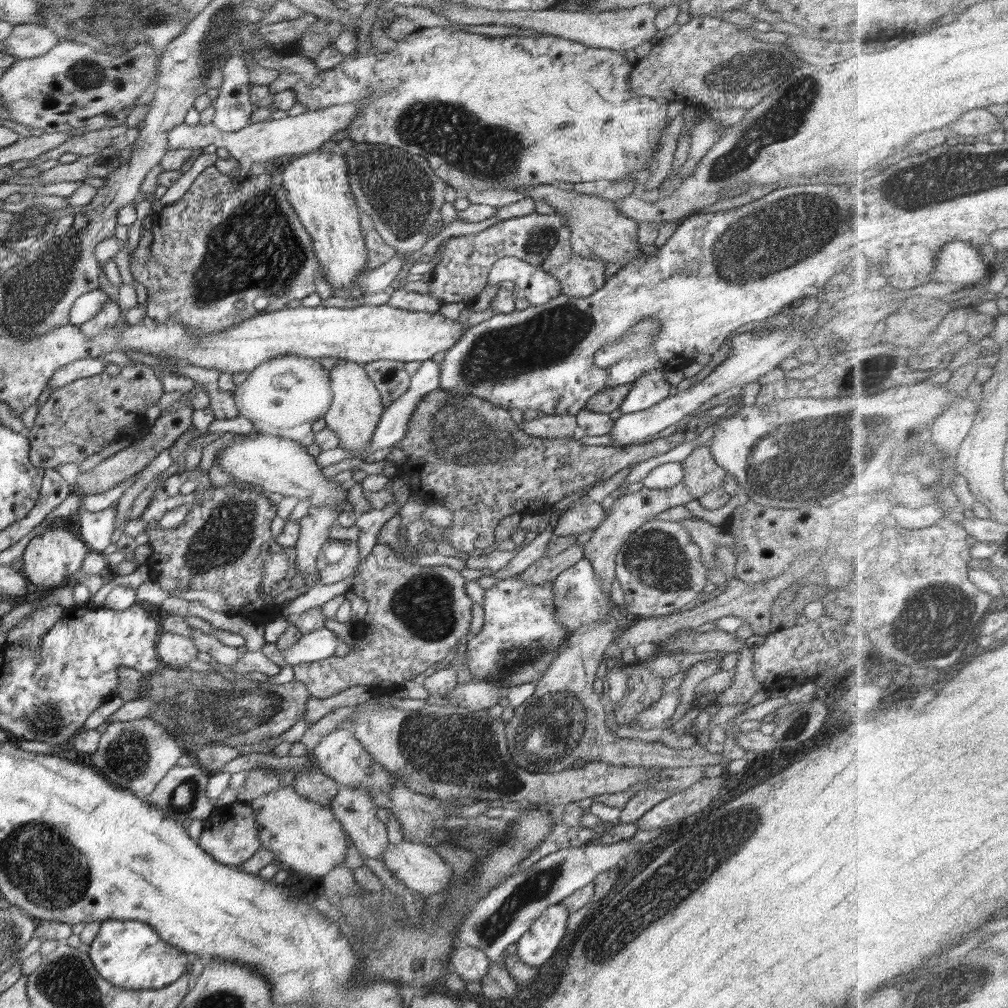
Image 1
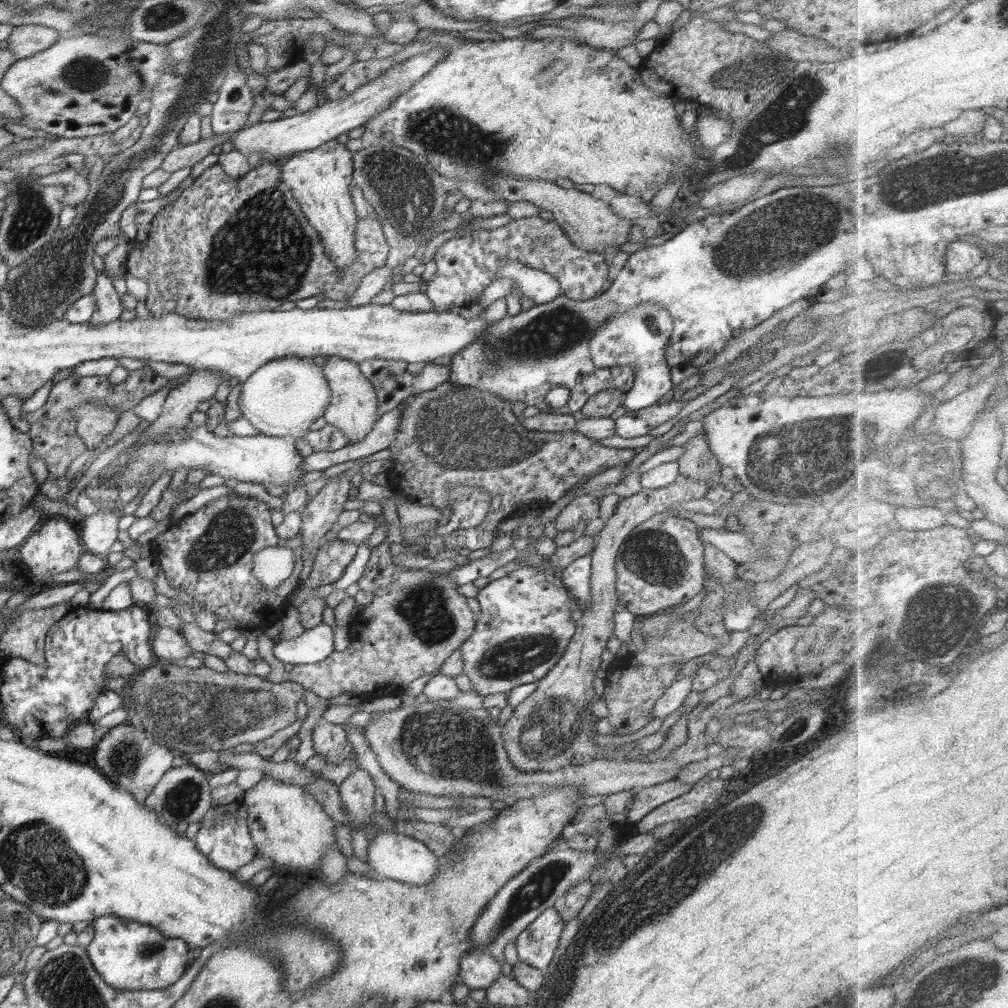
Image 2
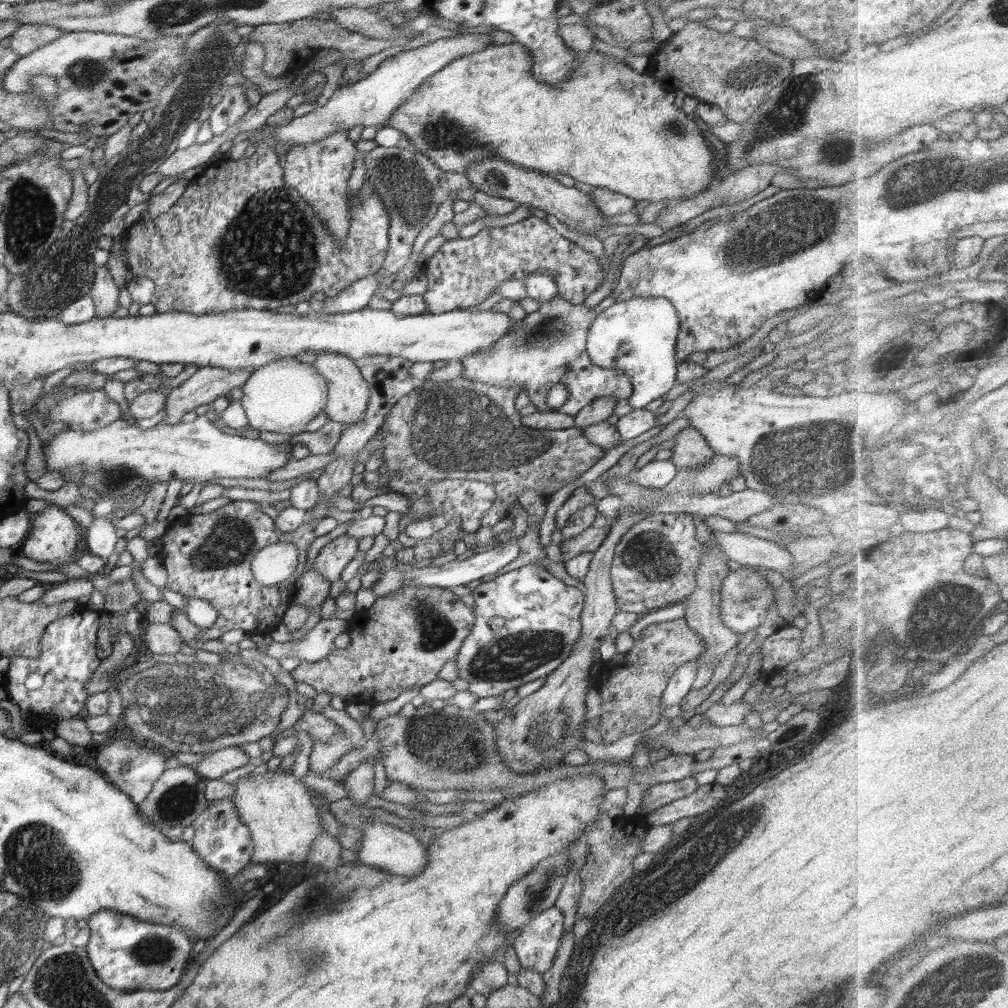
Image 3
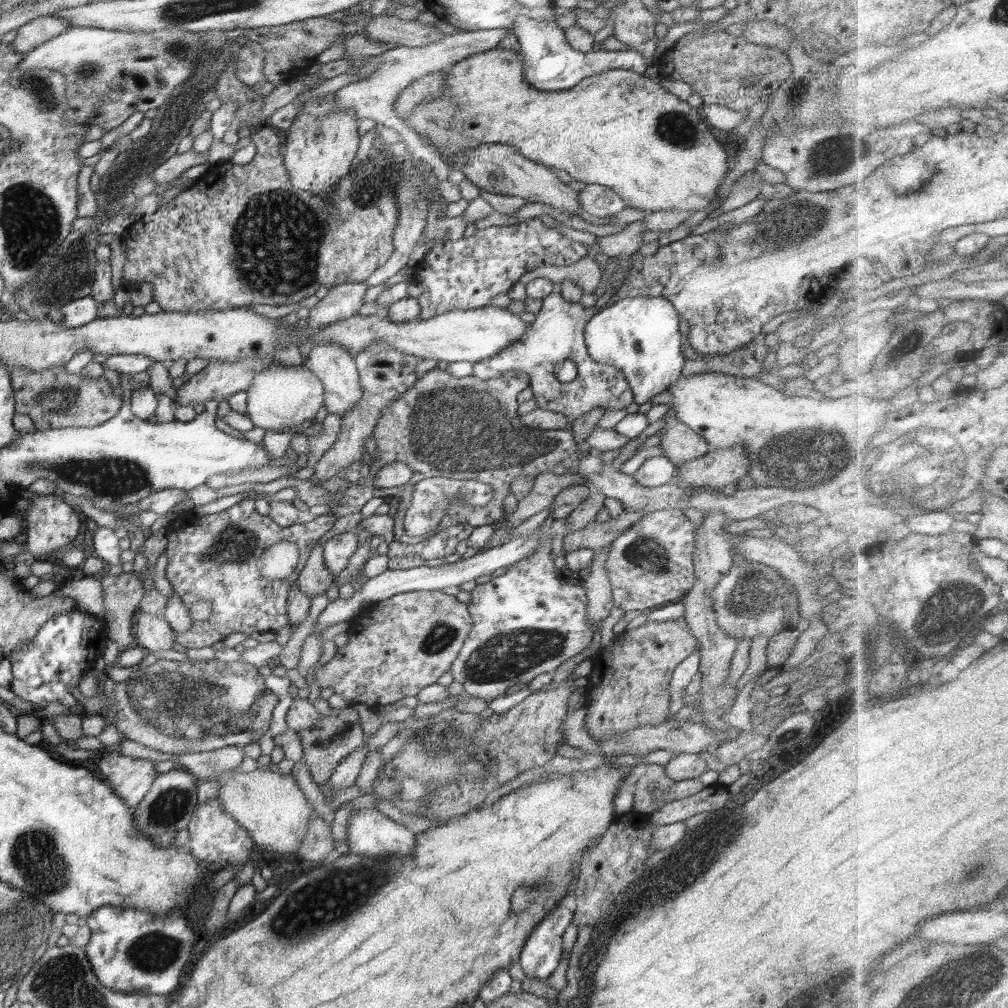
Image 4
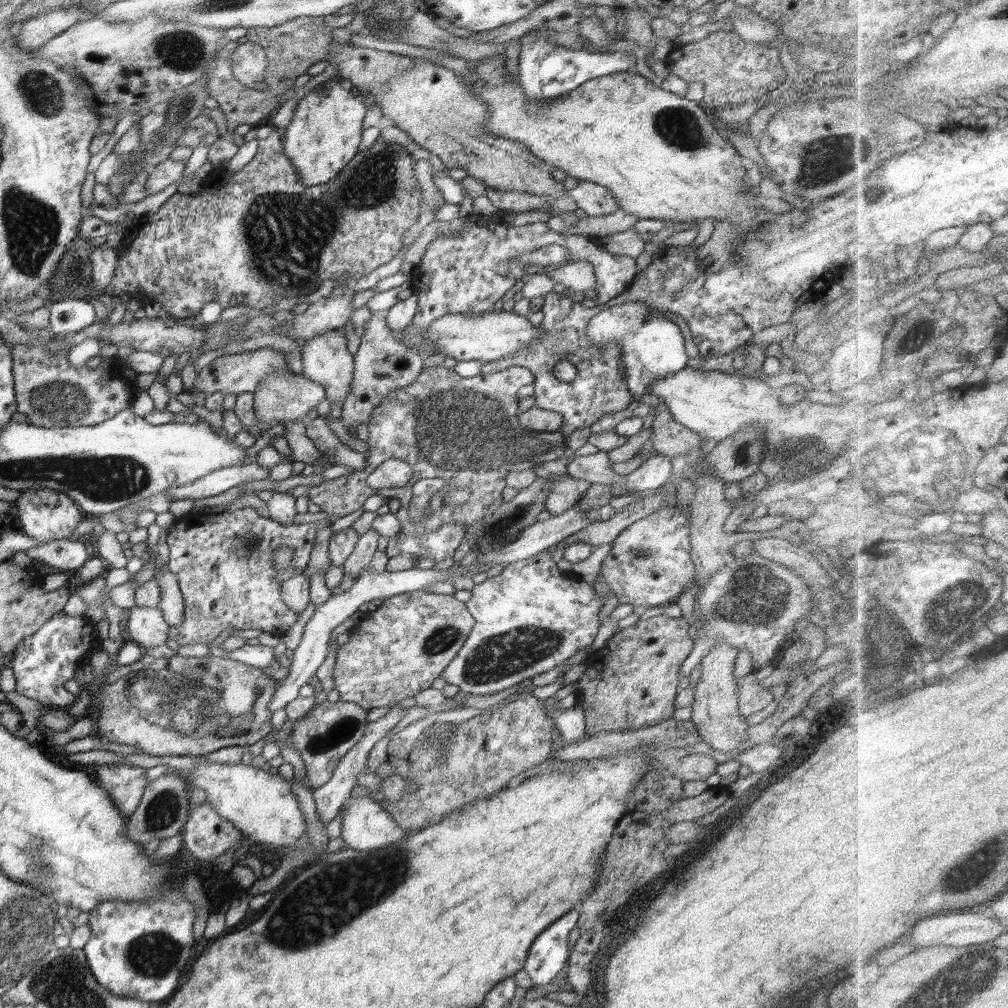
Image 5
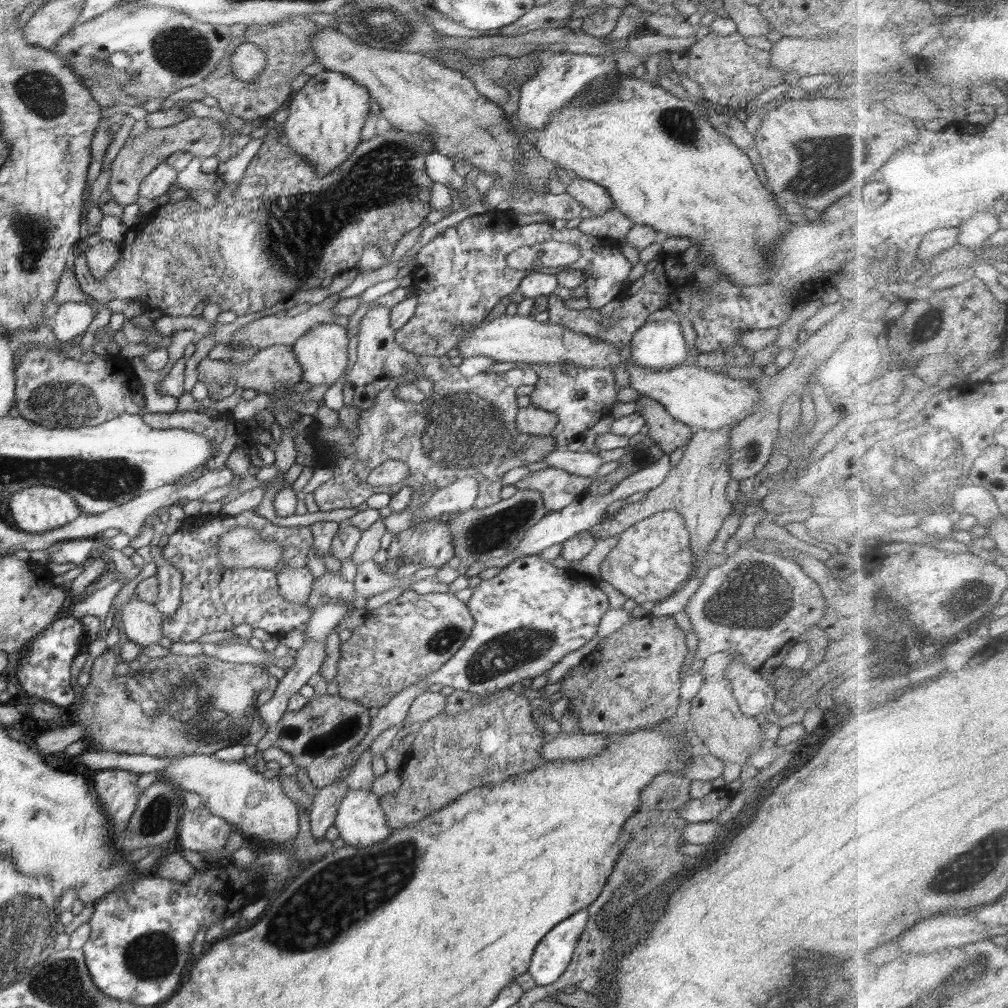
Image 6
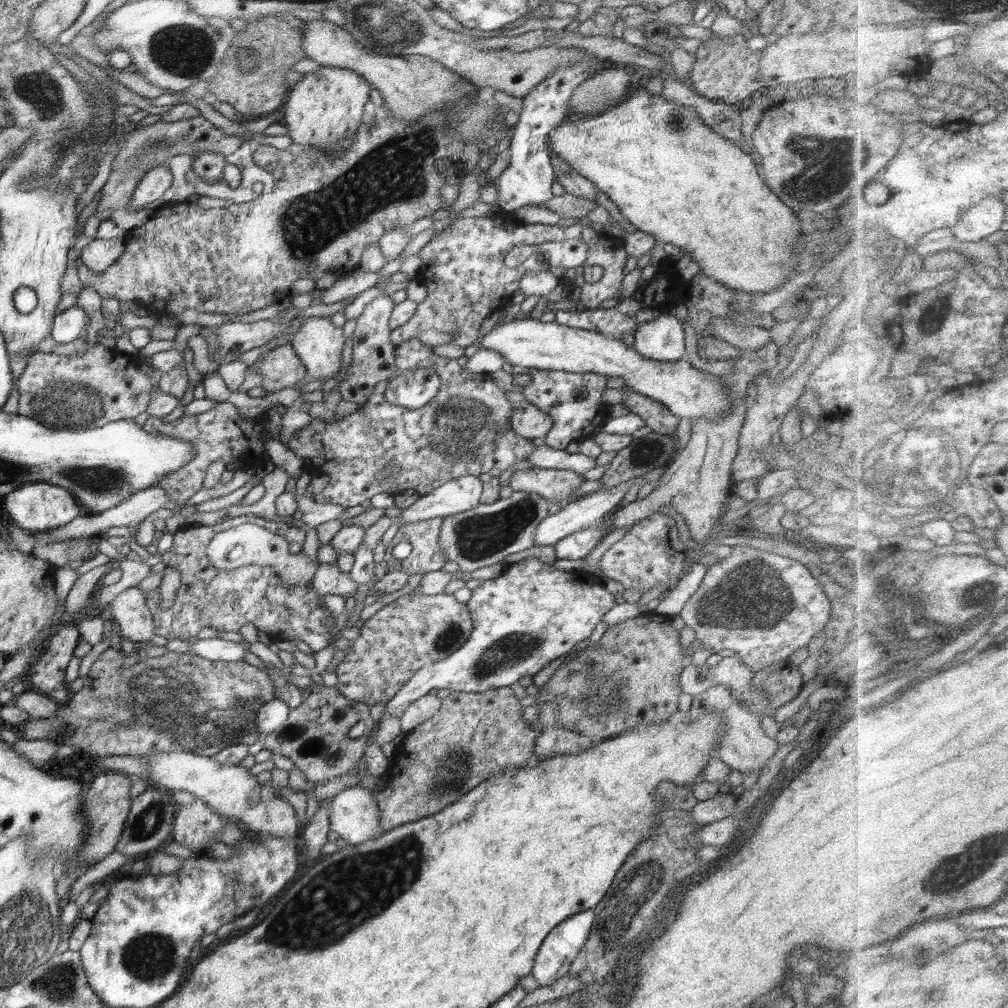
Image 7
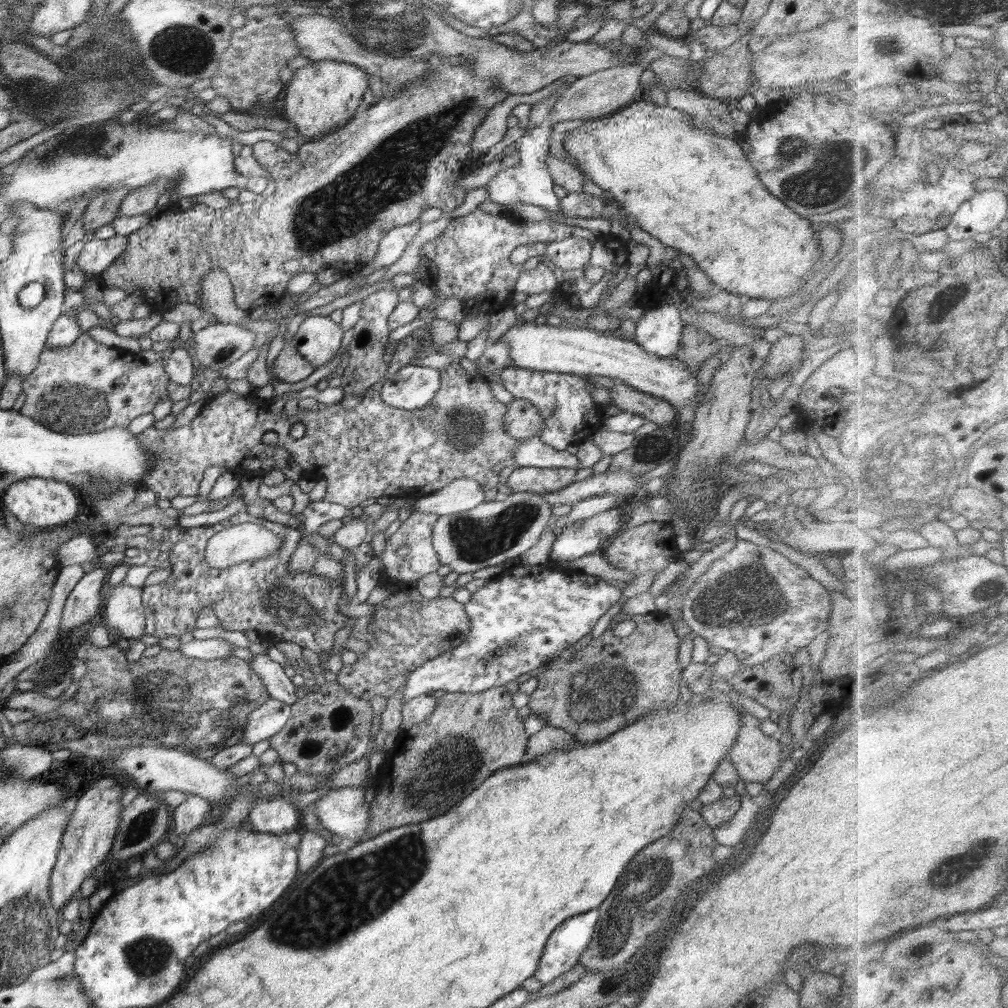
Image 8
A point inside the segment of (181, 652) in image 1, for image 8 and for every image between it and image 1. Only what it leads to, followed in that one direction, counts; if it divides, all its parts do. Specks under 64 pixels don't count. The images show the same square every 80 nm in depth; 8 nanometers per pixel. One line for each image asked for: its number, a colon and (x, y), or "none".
2: (168, 645)
3: (158, 638)
4: (151, 631)
5: (146, 626)
6: (140, 622)
7: (132, 618)
8: (125, 614)

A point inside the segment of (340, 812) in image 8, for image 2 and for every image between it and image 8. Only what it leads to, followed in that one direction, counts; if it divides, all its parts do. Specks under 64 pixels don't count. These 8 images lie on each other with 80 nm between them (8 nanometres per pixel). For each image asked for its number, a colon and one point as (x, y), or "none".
2: (391, 855)
3: (384, 846)
4: (371, 834)
5: (366, 825)
6: (361, 821)
7: (354, 813)

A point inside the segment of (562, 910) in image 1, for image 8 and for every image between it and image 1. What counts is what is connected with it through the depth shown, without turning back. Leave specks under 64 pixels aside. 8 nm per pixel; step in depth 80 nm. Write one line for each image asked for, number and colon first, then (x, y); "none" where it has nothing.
2: (536, 946)
3: (535, 943)
4: (540, 955)
5: (547, 955)
6: (551, 958)
7: (554, 959)
8: (562, 950)

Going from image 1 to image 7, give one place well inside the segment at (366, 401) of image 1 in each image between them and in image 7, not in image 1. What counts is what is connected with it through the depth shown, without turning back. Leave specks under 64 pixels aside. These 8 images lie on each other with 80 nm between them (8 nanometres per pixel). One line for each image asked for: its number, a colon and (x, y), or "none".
2: (353, 408)
3: (348, 392)
4: (335, 366)
5: (326, 360)
6: (321, 351)
7: (318, 343)

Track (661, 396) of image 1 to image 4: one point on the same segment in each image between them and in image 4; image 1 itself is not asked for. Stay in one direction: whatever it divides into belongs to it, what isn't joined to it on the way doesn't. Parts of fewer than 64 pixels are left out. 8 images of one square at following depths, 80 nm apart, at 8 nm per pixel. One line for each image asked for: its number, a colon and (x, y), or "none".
2: (636, 338)
3: (638, 336)
4: (642, 337)

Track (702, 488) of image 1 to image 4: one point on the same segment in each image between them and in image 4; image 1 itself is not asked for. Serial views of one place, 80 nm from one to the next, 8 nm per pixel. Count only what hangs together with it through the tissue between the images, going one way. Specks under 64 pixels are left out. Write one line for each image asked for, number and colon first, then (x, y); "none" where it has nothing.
2: (697, 462)
3: (691, 450)
4: (681, 444)

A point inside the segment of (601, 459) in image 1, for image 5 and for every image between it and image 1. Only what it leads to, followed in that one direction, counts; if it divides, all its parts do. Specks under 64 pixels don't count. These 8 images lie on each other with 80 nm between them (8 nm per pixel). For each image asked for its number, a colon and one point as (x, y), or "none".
2: (452, 434)
3: (451, 429)
4: (467, 428)
5: (465, 430)

